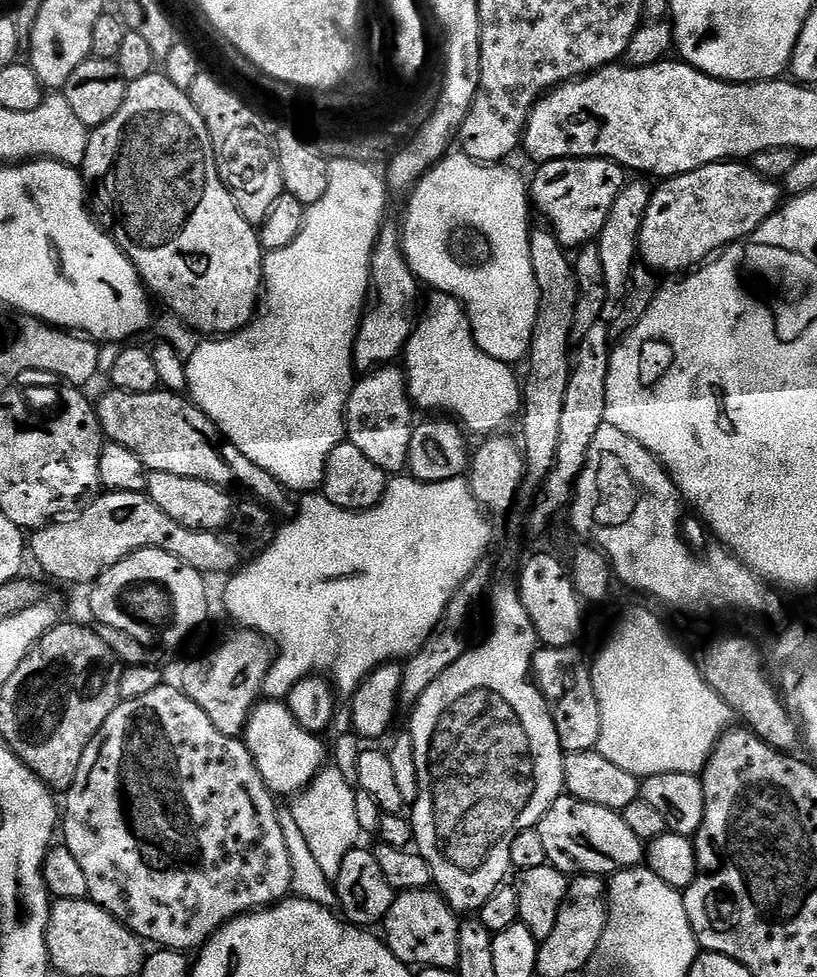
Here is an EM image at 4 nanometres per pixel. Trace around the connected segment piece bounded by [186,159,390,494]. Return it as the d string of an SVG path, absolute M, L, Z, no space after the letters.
M328 160L328 185L326 194L318 202L307 205L304 213L304 225L302 230L282 250L274 250L264 257L264 278L262 281L262 311L253 319L251 324L241 328L239 332L233 332L231 336L223 338L204 338L201 344L186 356L186 367L188 370L187 395L196 407L201 408L213 422L216 429L225 436L250 462L262 466L266 474L278 478L278 482L289 493L312 492L324 483L324 467L334 450L346 436L344 426L344 411L348 408L348 396L352 392L353 377L344 376L350 372L350 328L348 332L348 320L359 321L366 308L366 297L370 292L370 265L372 263L372 250L380 234L384 220L384 207L388 204L389 189L383 175L375 172L377 170L371 163L358 160Z

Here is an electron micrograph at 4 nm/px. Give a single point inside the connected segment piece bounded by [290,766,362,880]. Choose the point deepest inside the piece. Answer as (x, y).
(325, 811)

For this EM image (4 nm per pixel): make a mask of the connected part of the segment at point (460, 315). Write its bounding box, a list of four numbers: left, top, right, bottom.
[402,291,522,438]

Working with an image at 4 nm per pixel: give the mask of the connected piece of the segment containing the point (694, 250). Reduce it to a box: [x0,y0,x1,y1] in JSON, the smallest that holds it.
[638,162,782,274]

